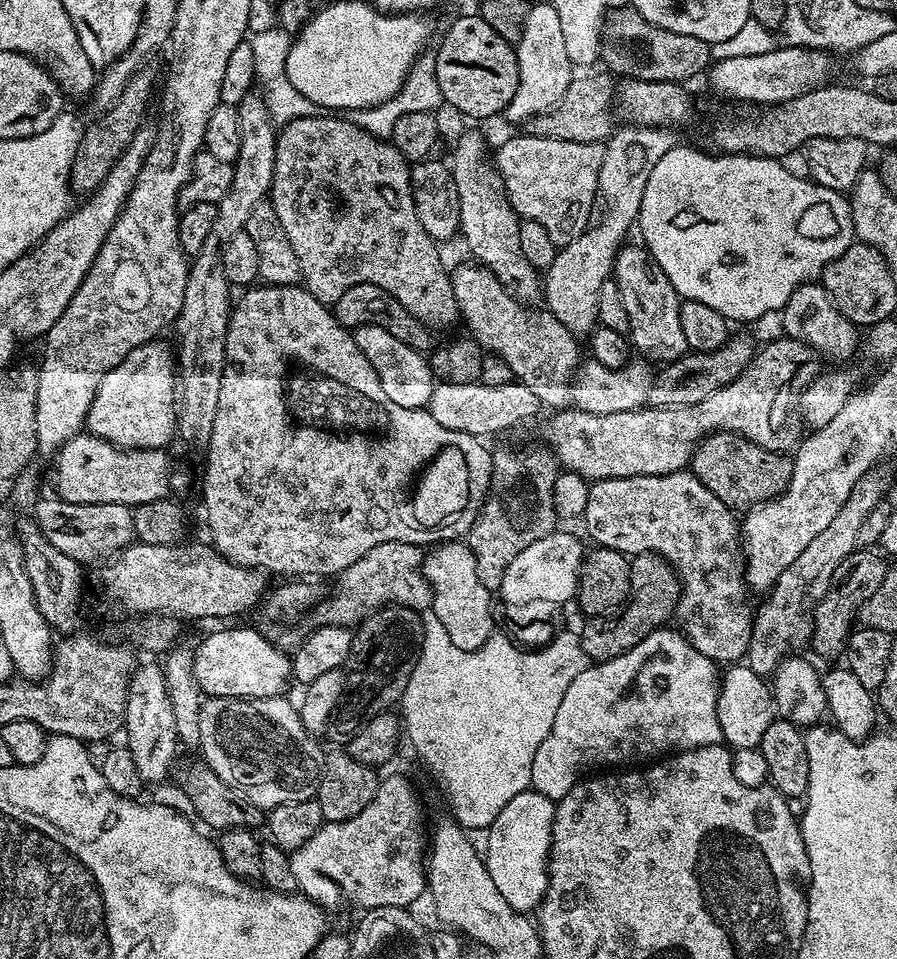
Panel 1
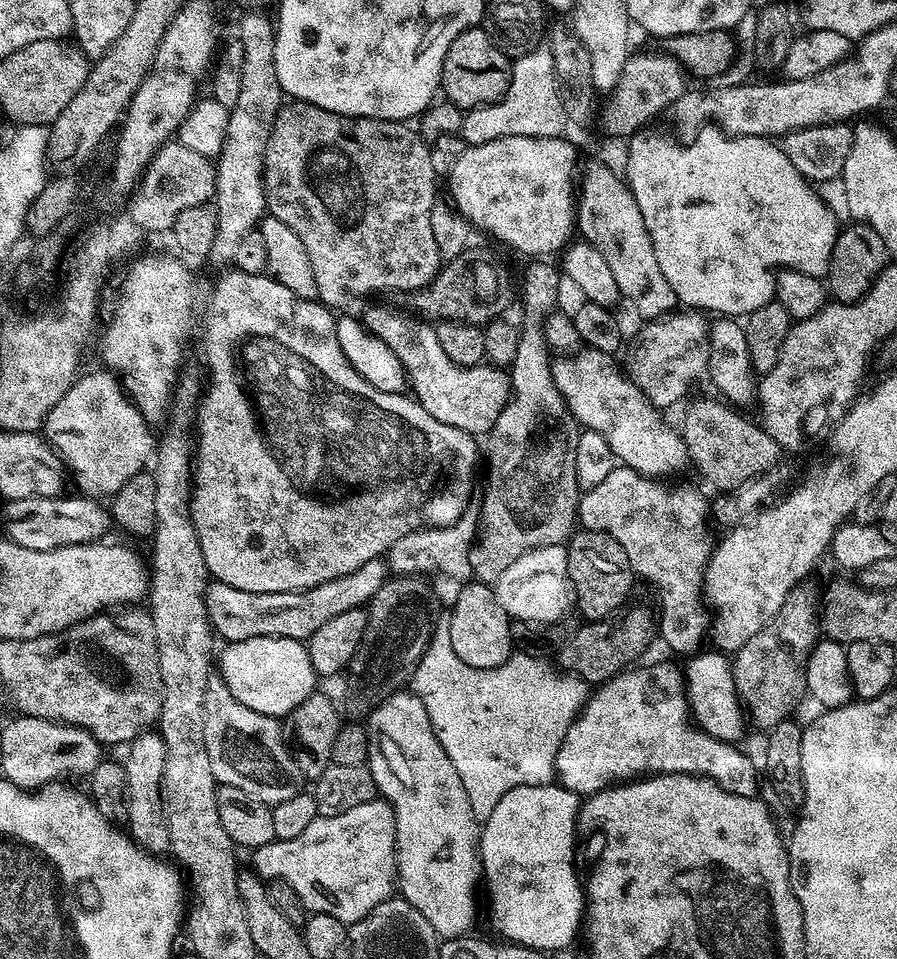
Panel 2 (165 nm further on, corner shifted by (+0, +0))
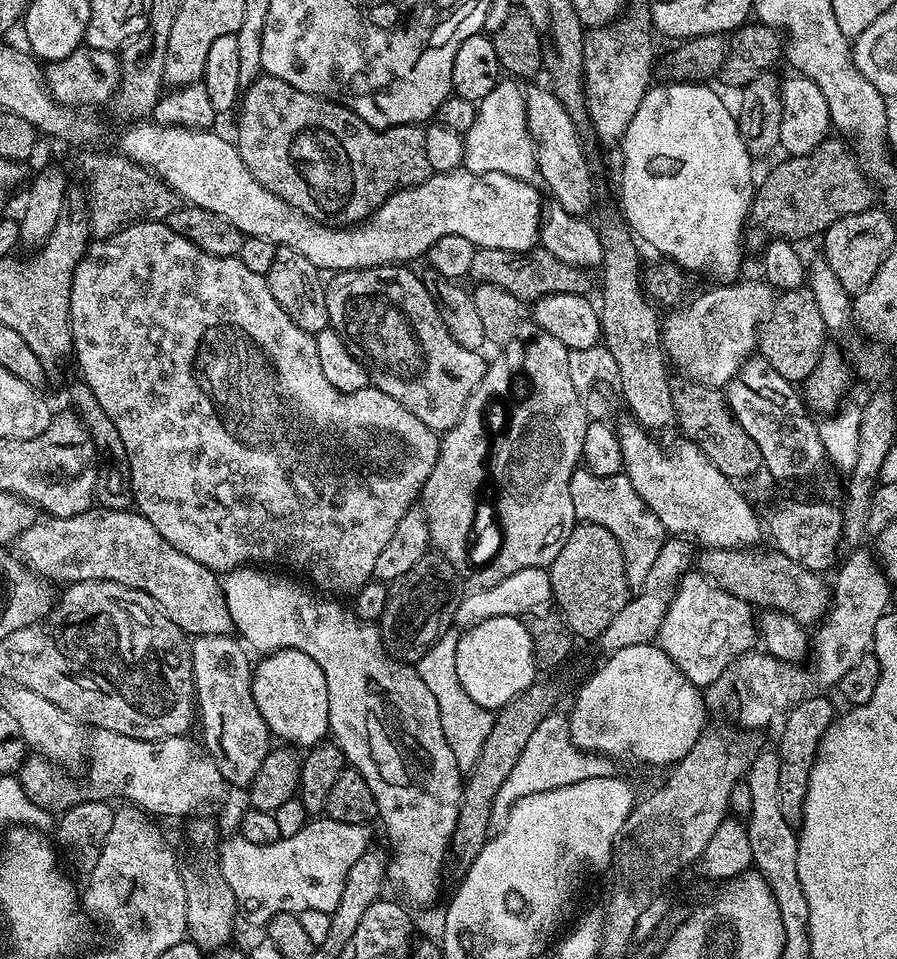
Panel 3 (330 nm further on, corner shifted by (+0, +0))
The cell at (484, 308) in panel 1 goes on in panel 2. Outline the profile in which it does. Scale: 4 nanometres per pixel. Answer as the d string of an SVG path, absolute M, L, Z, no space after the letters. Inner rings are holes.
M585 351L577 358L564 358L555 365L554 375L556 385L560 387L560 393L568 401L568 408L580 421L585 429L600 432L606 442L610 442L612 453L617 461L625 468L633 468L639 476L649 478L664 478L660 476L672 476L675 472L680 472L690 464L688 447L684 444L683 435L676 432L663 420L661 409L652 404L645 396L644 391L627 375L620 373L620 368L616 365L617 357L607 352Z

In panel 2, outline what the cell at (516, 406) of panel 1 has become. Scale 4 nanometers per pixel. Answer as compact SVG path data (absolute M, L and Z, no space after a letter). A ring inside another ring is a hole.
M372 308L362 316L362 323L369 332L386 342L394 354L398 354L411 395L425 410L434 414L438 422L446 422L446 426L454 426L477 438L483 437L496 425L498 414L502 414L512 395L509 373L488 362L475 364L472 368L455 364L446 350L442 350L435 327L423 319L415 319L407 320L392 308Z

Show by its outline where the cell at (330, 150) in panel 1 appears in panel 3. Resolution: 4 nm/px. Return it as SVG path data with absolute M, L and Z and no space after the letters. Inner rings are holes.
M267 74L257 76L249 88L243 89L242 99L238 105L239 112L240 117L236 120L234 143L242 162L246 162L250 174L254 174L256 181L266 190L270 190L270 194L282 198L282 202L294 206L299 212L306 214L312 220L319 222L319 224L351 226L361 223L367 220L377 208L381 208L392 197L393 192L405 186L421 184L421 182L428 179L433 171L430 162L427 160L426 142L424 141L425 129L423 127L415 124L396 124L392 128L372 128L365 120L358 118L358 114L347 108L345 104L335 100L328 100L324 96L306 94L302 90L290 86L290 82L282 82L282 78L274 78Z

